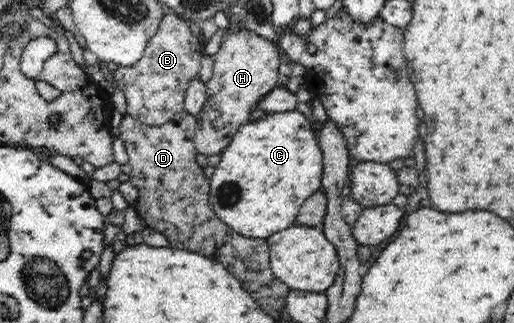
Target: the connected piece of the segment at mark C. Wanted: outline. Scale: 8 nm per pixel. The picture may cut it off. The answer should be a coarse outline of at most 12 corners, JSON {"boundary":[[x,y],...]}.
{"boundary":[[302,108],[242,125],[209,203],[237,234],[296,225],[322,188]]}

